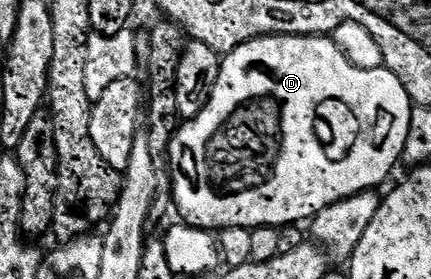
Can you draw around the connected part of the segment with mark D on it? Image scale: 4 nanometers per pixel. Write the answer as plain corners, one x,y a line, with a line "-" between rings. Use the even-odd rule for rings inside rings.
270,34
261,36
243,42
238,48
234,48
230,53
223,55
220,63
220,75
218,76
218,84
214,84
214,92
210,92
210,100
206,104
206,108
202,108
202,112
198,112
198,116
191,120
185,121
179,127
179,130
173,136
172,142
169,144
167,152
167,167
172,176
172,201
174,203
174,210
181,214
179,216
185,223
194,226
198,229
207,230
211,232
219,232
230,228
231,226
247,226
255,228
257,226
291,226
293,224
303,223
305,220
311,220
318,212
322,212
322,208
326,208
330,204
334,204
343,198
357,194
362,190
376,190
388,178
388,173
396,166
396,161
399,163
404,156
404,145
406,144
406,136
410,132
410,120
412,119
412,112
414,103
412,97
406,92
406,88
402,88
402,80
398,80
398,76
394,76
394,72
385,70
383,66
378,68
358,68
351,62
349,58
340,51
340,46
335,40
328,36
305,36
303,34

